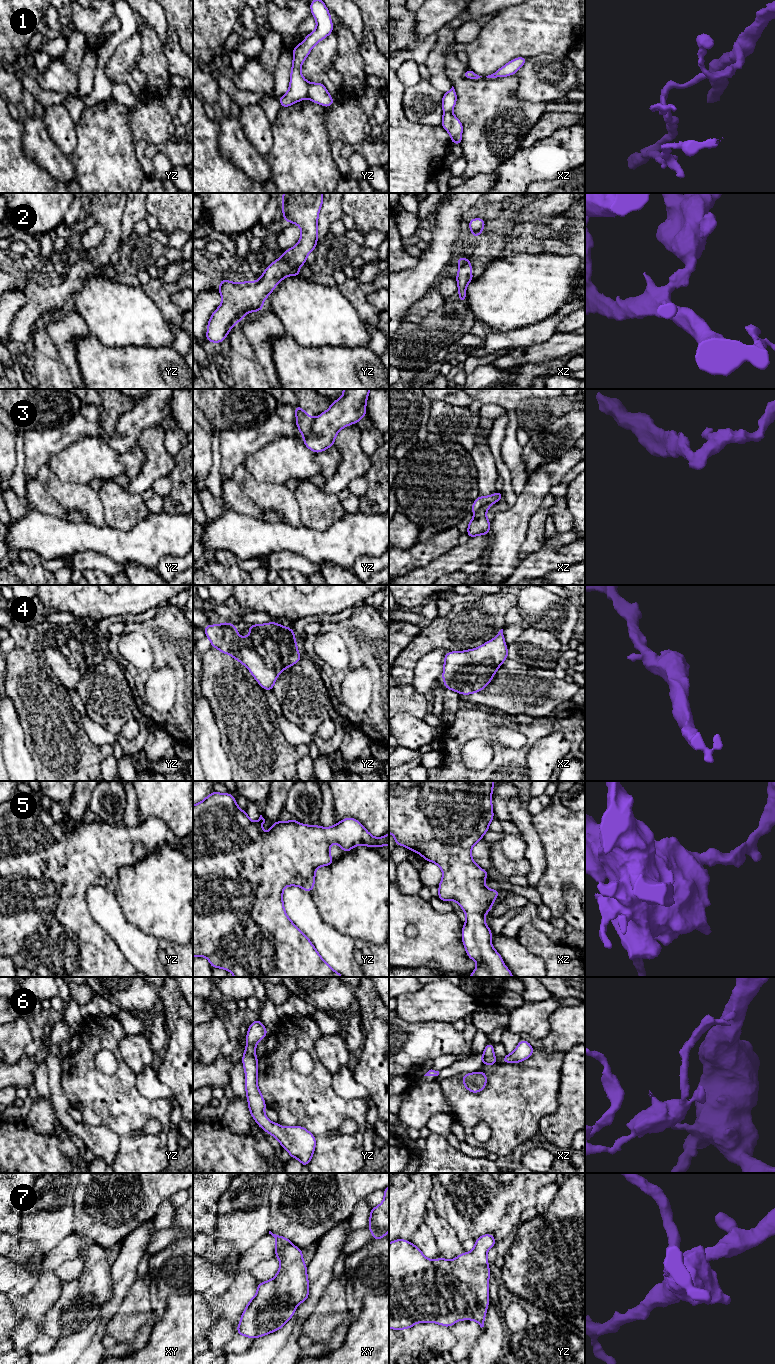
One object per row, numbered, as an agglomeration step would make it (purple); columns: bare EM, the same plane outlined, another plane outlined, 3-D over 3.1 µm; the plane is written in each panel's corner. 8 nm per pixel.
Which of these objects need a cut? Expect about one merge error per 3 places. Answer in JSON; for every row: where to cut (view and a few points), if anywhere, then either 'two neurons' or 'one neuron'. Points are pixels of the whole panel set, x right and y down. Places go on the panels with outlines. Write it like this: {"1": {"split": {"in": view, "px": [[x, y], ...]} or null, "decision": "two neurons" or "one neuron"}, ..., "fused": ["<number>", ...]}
{"1": {"split": {"in": "yz", "px": [[307, 82], [308, 97]]}, "decision": "two neurons"}, "2": {"split": null, "decision": "one neuron"}, "3": {"split": {"in": "yz", "px": [[315, 419], [312, 425], [312, 432], [304, 438]]}, "decision": "two neurons"}, "4": {"split": null, "decision": "one neuron"}, "5": {"split": null, "decision": "one neuron"}, "6": {"split": null, "decision": "one neuron"}, "7": {"split": null, "decision": "one neuron"}, "fused": ["1", "3"]}

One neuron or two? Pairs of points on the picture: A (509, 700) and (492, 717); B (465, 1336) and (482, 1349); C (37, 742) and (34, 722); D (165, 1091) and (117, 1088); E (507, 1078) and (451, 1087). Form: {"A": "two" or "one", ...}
{"A": "two", "B": "two", "C": "one", "D": "two", "E": "one"}

